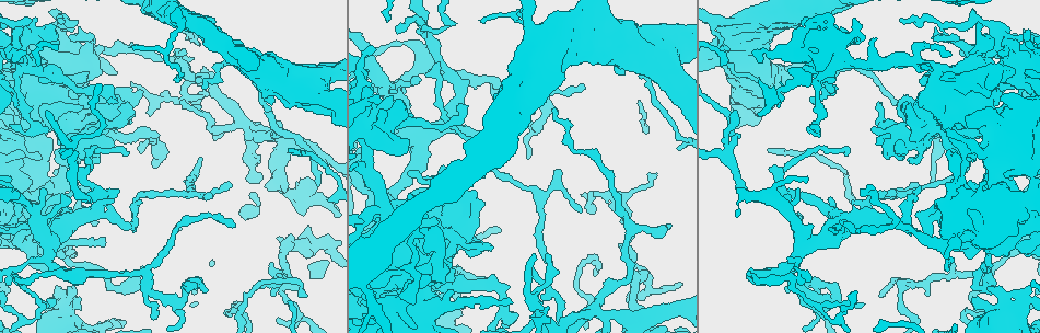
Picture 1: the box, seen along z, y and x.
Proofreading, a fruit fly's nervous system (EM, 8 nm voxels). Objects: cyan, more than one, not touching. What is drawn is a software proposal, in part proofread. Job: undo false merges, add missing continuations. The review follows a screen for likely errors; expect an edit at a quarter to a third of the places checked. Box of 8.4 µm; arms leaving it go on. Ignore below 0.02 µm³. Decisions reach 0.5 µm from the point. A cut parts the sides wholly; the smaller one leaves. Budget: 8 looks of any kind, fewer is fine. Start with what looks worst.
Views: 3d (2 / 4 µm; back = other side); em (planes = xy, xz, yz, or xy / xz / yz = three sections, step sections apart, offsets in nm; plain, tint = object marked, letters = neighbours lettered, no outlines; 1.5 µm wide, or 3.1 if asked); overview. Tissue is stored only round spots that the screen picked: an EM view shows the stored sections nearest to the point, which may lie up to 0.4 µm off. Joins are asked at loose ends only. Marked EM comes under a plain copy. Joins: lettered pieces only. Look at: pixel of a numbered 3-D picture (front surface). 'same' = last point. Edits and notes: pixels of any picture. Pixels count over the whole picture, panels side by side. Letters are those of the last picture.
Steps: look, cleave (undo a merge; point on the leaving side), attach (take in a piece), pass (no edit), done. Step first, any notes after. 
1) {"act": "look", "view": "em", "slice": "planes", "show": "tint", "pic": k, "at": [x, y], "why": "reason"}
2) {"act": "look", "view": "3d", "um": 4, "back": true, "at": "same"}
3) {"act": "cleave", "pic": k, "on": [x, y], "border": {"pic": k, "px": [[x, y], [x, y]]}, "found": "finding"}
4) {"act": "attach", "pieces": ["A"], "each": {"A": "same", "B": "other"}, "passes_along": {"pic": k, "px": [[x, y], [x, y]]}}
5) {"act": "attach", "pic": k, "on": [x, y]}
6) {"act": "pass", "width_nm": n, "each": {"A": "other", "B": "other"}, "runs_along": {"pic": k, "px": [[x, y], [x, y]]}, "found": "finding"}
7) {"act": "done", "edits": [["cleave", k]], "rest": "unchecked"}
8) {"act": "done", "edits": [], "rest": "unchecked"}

{"act": "look", "view": "3d", "um": 4, "back": true, "pic": 1, "at": [141, 266]}

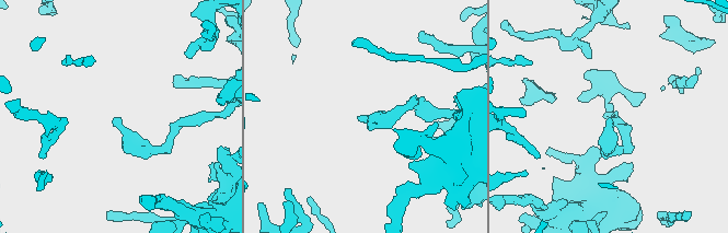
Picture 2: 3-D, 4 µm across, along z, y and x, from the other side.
{"act": "look", "view": "em", "slice": "planes", "show": "letters", "pic": 2, "at": [360, 117], "why": "need the tissue"}

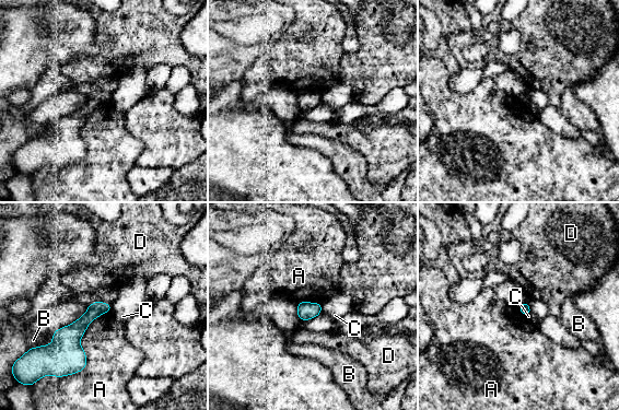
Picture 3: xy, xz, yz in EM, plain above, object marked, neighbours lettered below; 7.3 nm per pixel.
{"act": "pass", "each": {"A": "other", "B": "other", "C": "other", "D": "other"}, "border": {"pic": 3, "px": [[111, 309], [68, 375]]}, "found": "none of them fits"}

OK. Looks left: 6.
{"act": "look", "view": "em", "slice": "planes", "show": "letters", "pic": 1, "at": [594, 309], "why": "four or more arms meet"}

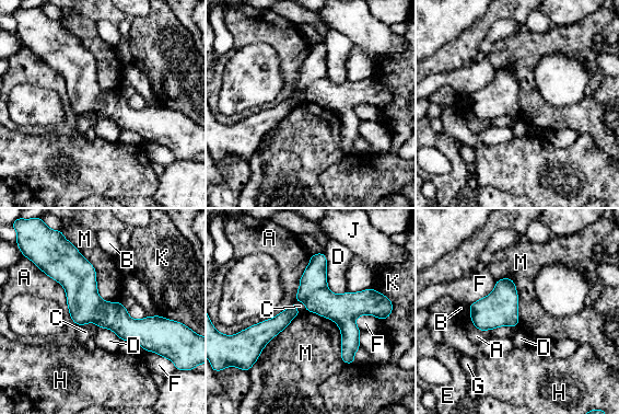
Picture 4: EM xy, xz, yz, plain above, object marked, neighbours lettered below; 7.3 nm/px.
{"act": "pass", "width_nm": 190, "each": {"A": "other", "B": "other", "C": "other", "D": "other", "E": "other", "F": "other", "G": "other", "H": "other", "J": "other", "K": "other", "M": "other"}, "runs_along": {"pic": 4, "px": [[49, 271], [124, 325], [160, 322]]}, "found": "all the same cell"}

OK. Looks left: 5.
{"act": "look", "view": "em", "slice": "yz", "step": 8, "show": "letters", "pic": 1, "at": [526, 9], "why": "sharp bend"}

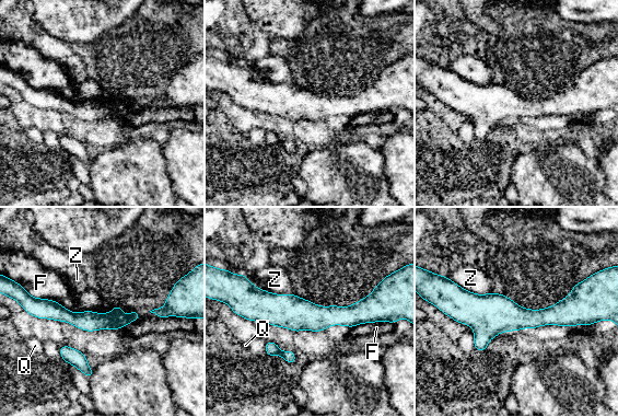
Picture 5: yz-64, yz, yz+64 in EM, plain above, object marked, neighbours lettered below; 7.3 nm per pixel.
{"act": "look", "view": "em", "slice": "planes", "show": "letters", "at": "same"}

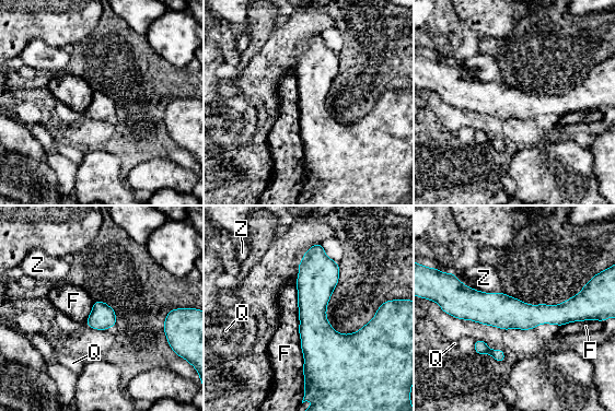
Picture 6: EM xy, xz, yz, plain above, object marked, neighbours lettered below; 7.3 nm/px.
{"act": "pass", "longest_contact_nm": ["F", 550], "each": {"F": "other", "Q": "other", "Z": "other"}, "found": "continuous, no second cell"}

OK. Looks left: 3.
{"act": "done", "edits": [], "rest": "unchecked"}

